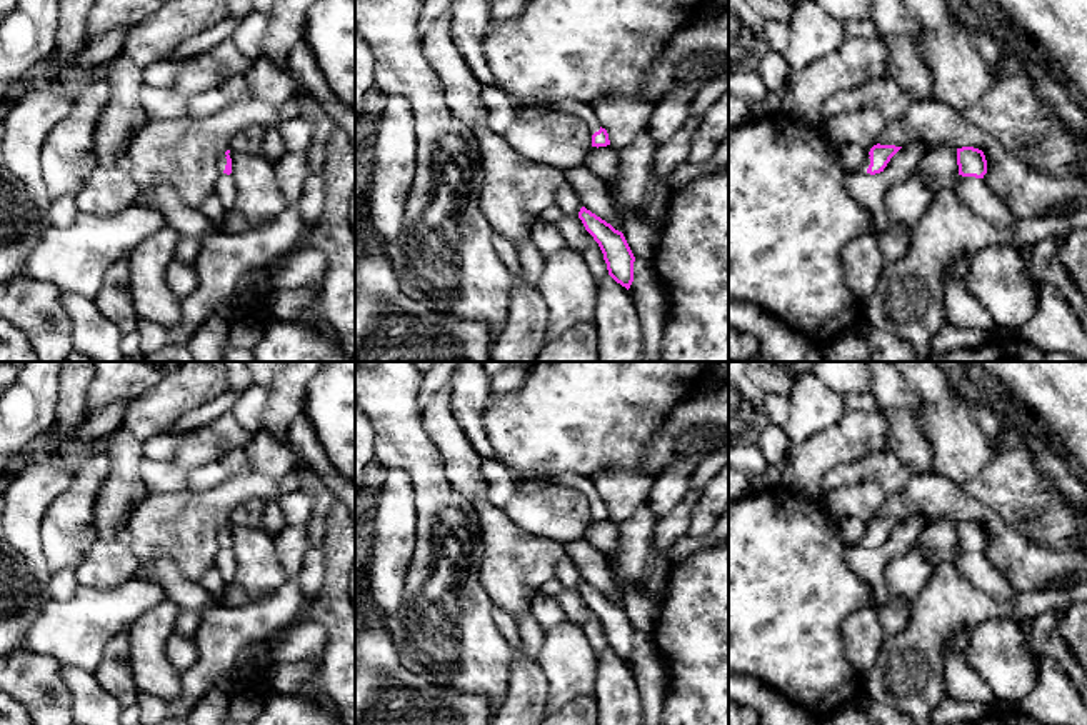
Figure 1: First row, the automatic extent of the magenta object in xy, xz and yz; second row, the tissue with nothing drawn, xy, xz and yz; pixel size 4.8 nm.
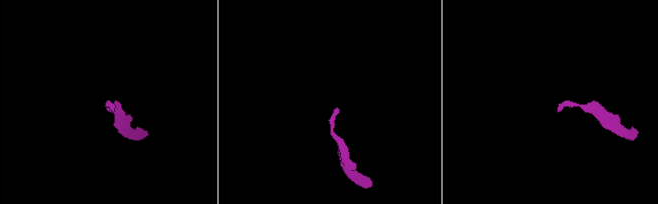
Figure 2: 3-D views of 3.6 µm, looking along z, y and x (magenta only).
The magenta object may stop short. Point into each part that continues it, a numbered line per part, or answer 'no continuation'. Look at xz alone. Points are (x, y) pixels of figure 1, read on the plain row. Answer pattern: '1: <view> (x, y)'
1: xz (584, 484)

